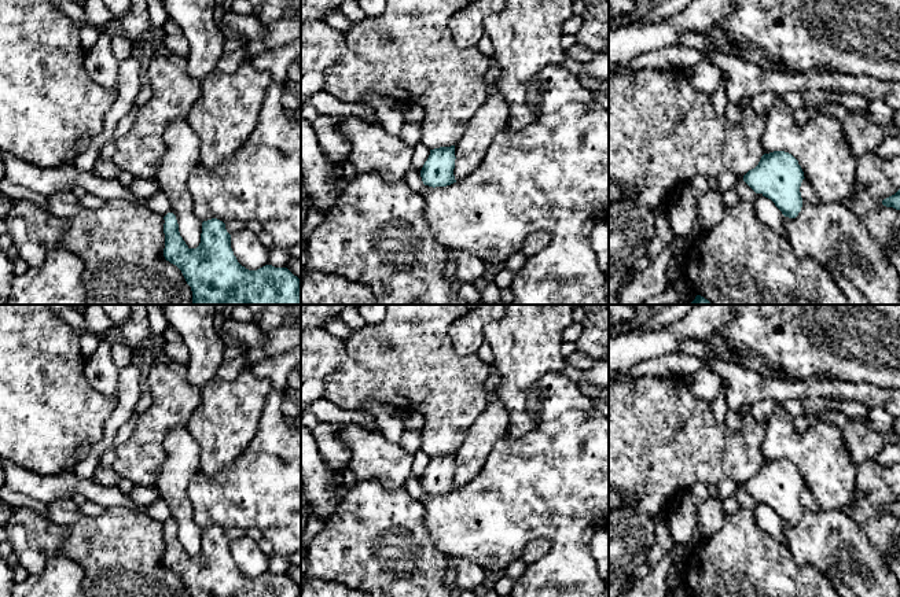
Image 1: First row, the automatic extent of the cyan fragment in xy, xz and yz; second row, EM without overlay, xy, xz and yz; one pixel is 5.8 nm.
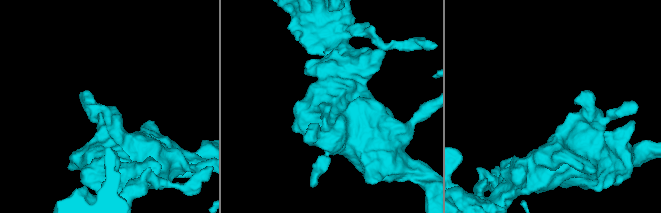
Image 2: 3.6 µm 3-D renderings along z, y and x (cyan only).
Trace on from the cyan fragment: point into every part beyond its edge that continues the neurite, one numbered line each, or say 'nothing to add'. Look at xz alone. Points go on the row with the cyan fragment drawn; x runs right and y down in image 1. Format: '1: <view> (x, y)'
nothing to add

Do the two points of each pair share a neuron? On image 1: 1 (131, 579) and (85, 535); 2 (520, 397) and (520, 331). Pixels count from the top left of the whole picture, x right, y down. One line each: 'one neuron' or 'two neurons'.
1: one neuron
2: one neuron

